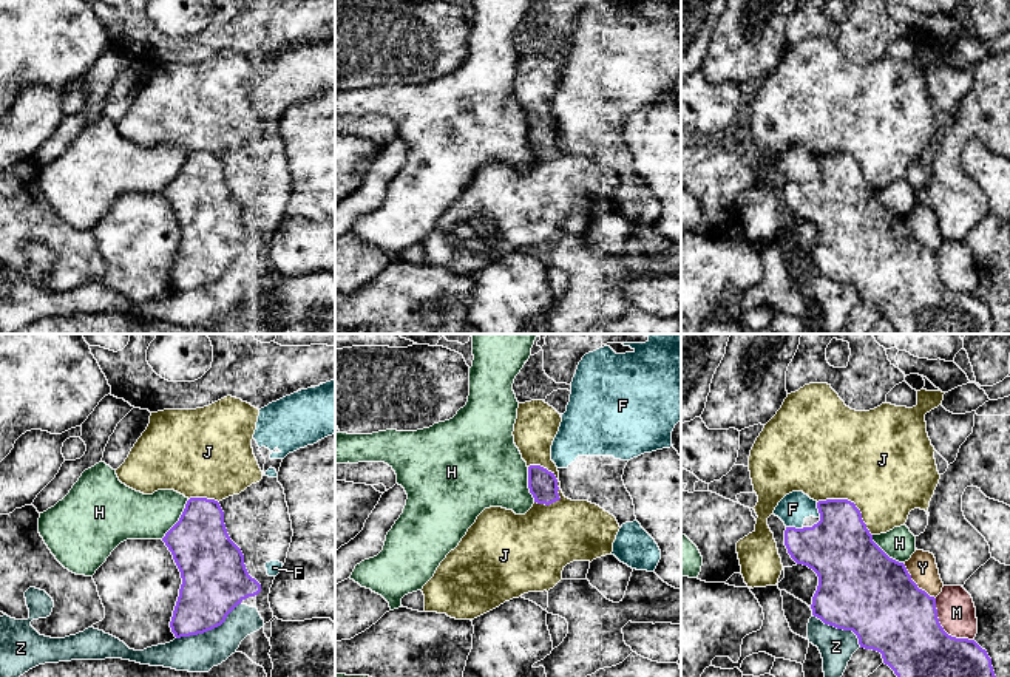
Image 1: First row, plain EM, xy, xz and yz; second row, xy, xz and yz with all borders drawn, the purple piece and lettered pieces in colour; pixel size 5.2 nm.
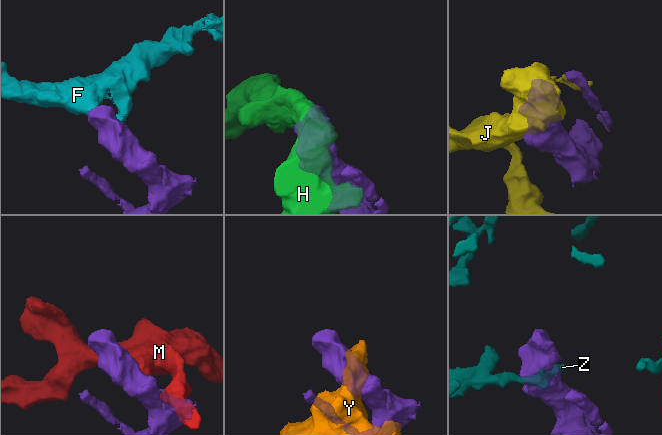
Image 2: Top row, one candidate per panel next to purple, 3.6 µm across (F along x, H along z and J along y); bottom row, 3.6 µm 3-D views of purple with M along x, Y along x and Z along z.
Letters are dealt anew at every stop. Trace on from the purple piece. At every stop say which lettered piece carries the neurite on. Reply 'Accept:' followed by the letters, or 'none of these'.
Accept: none of these

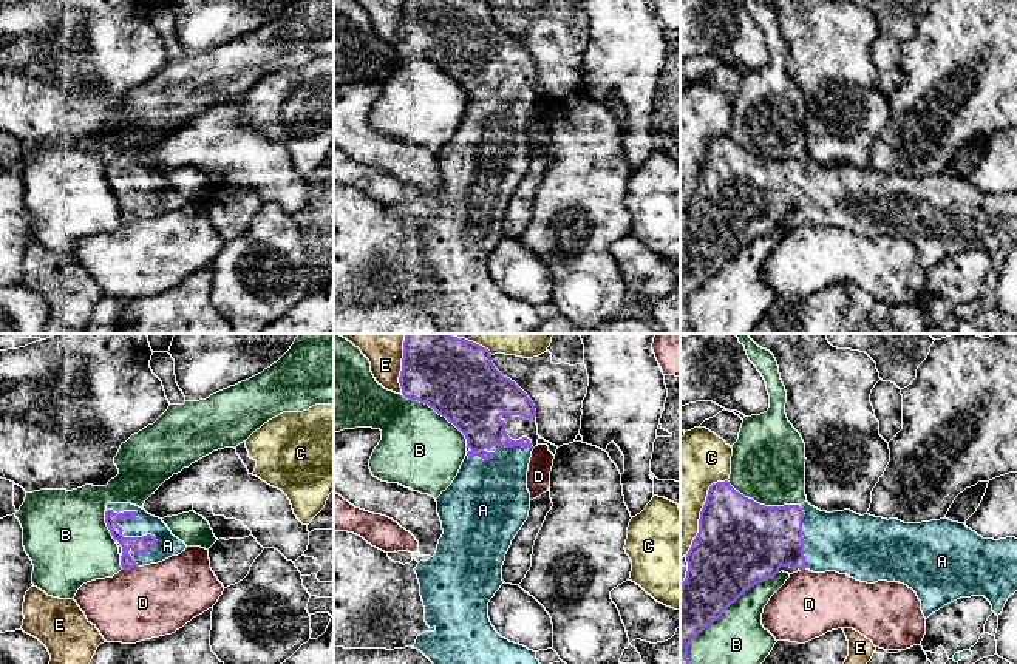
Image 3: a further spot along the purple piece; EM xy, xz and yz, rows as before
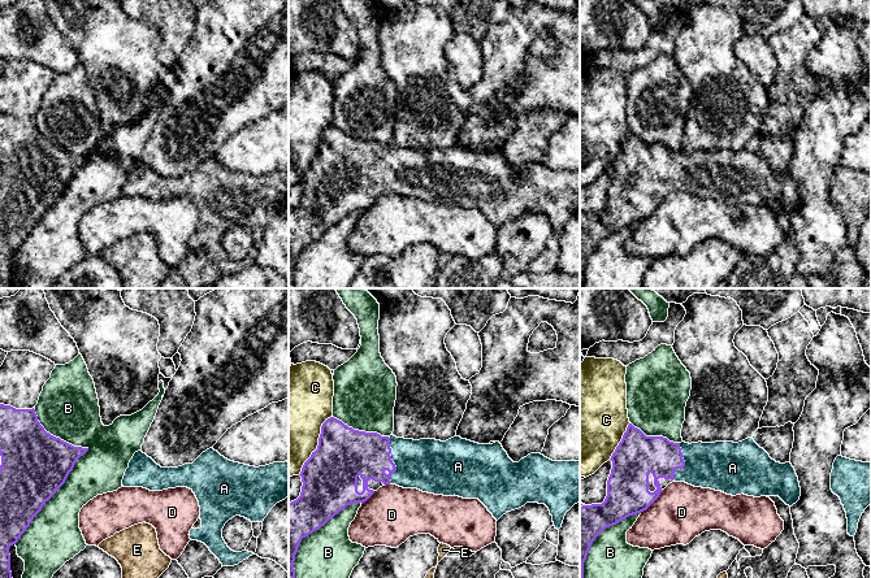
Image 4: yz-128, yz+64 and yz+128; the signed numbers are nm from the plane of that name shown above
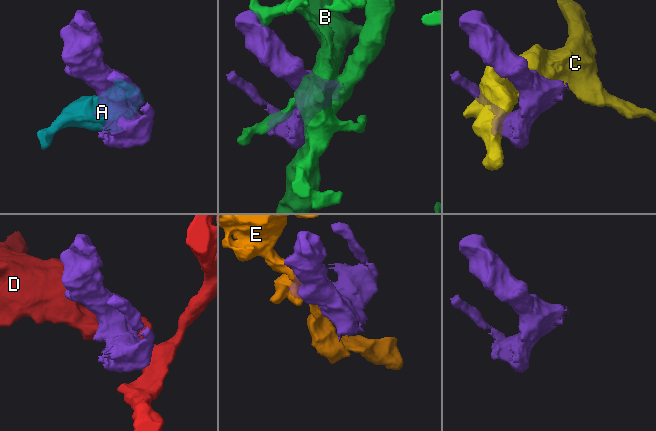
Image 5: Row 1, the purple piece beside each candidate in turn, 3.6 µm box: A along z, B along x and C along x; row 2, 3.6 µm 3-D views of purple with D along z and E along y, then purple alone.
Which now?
Accept: A

